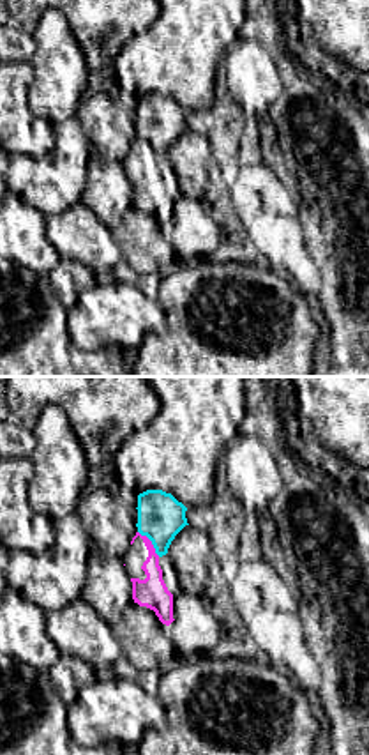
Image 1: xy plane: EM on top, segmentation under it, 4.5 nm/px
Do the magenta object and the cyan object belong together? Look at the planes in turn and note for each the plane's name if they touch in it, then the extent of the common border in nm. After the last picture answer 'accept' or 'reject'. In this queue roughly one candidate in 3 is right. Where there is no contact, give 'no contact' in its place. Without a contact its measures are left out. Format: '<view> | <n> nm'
xy | 160 nm

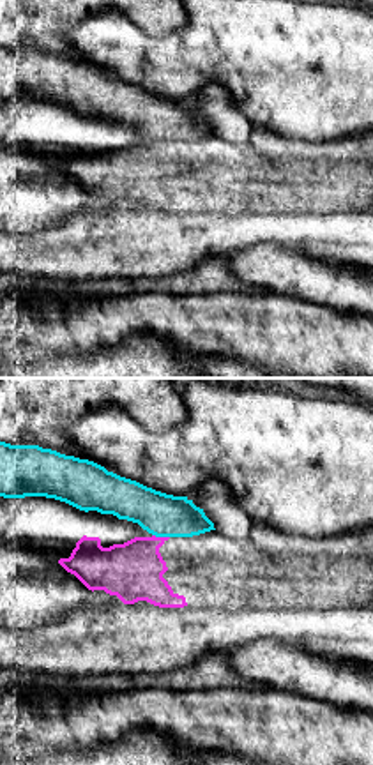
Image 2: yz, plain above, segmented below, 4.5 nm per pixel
yz | 80 nm

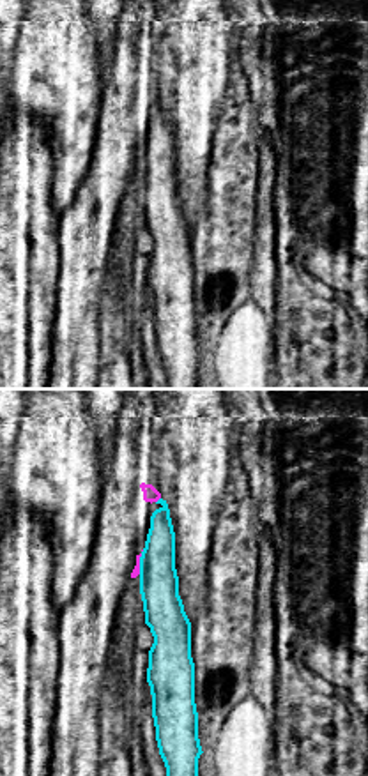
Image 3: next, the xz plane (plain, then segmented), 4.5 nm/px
xz | 110 nm

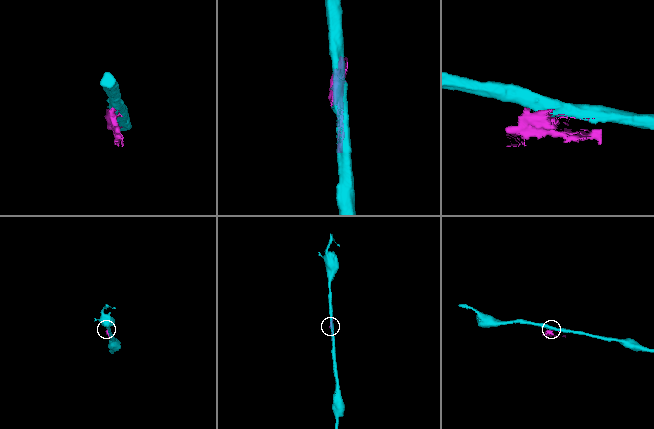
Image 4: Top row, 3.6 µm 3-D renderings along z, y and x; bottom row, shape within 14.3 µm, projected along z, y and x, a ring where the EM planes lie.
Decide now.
reject

